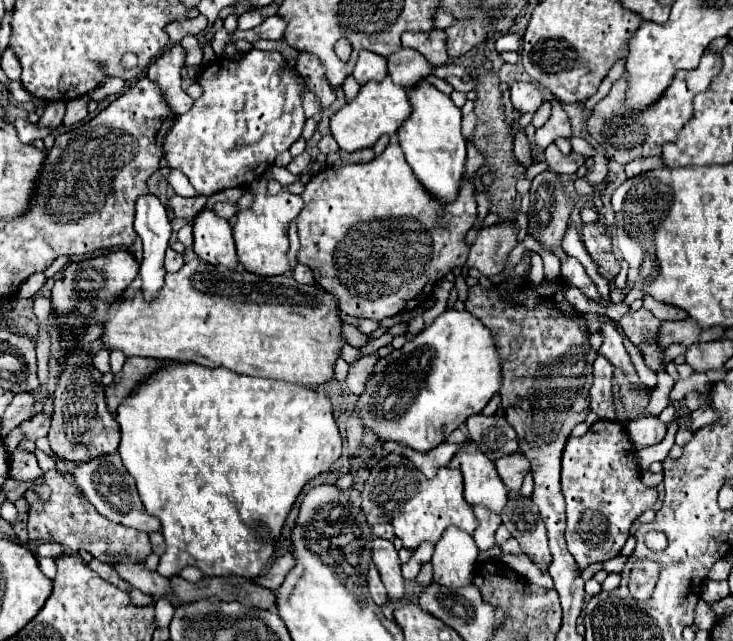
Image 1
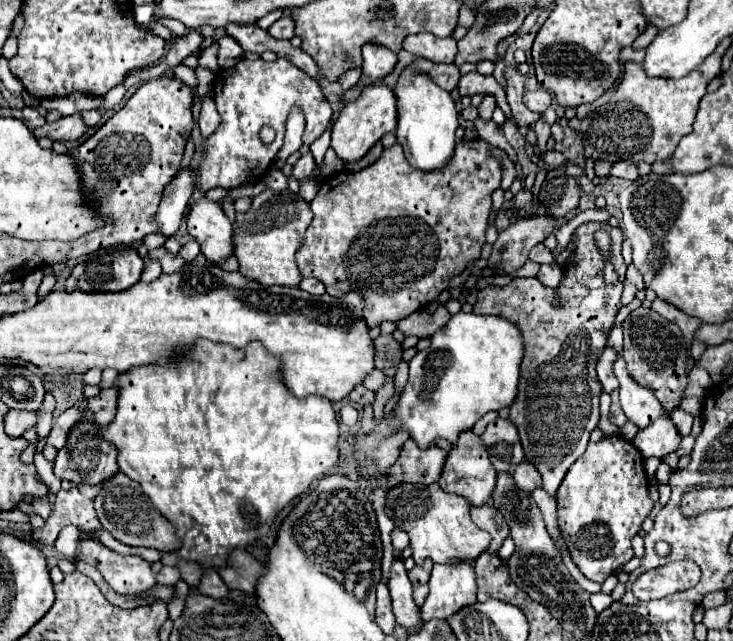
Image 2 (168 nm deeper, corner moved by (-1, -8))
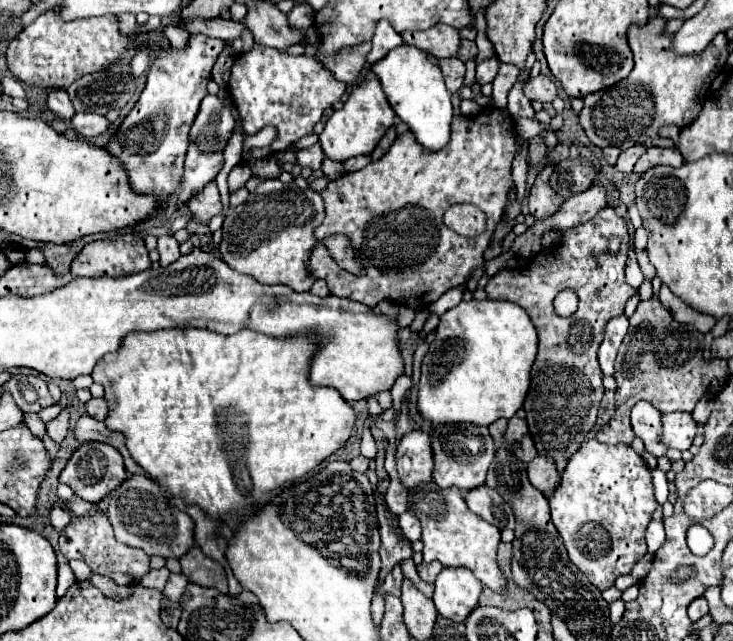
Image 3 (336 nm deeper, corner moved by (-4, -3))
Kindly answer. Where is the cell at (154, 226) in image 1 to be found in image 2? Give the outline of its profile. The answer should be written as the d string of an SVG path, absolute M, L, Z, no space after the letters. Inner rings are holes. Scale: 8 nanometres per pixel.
M185 168L179 176L175 176L167 184L167 188L163 192L163 200L159 204L159 210L153 216L161 236L171 238L179 230L179 224L181 224L181 218L183 218L183 212L187 208L191 194L193 194L191 168Z

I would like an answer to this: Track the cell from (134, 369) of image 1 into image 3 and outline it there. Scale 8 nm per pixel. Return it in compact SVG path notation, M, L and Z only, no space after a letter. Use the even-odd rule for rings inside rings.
M90 399L86 403L86 413L98 421L104 421L106 415L108 415L108 405L106 405L106 399Z

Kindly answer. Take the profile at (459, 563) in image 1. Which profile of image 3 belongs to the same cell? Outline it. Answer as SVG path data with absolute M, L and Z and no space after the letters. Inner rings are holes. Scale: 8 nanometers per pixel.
M444 567L436 577L434 605L438 613L450 621L464 623L466 615L478 605L478 597L482 593L482 583L470 569Z

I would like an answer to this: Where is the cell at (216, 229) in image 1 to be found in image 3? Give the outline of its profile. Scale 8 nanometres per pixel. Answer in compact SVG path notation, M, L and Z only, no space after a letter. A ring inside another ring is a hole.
M212 181L212 183L204 185L194 197L190 197L186 201L186 205L192 211L196 221L208 223L214 215L218 215L222 211L222 203L220 203L220 195L218 195L216 183Z

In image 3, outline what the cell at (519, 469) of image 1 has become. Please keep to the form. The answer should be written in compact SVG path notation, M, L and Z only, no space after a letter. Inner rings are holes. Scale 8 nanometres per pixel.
M538 455L536 459L532 459L528 463L528 479L536 489L548 491L548 489L554 489L558 485L560 475L558 475L556 463L552 459Z

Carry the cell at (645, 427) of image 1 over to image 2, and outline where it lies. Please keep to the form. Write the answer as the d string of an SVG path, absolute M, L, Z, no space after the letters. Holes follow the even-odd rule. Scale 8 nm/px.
M661 416L651 426L637 432L633 438L635 448L639 450L643 458L657 457L662 459L669 453L675 452L681 442L681 436L675 428L675 424Z

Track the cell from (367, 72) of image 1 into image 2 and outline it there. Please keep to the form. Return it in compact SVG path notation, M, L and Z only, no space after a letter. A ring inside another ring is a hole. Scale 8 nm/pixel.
M375 44L363 46L363 74L361 84L369 86L381 82L387 74L393 72L397 64L397 56L387 52L387 48L379 48Z

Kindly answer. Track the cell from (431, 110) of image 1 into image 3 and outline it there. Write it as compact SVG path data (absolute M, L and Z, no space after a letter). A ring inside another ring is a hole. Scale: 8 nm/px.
M402 43L372 65L372 71L380 79L388 103L392 105L394 113L408 123L410 131L414 131L418 143L430 151L442 149L450 139L450 121L452 121L452 103L450 91L444 85L442 71L438 65L430 61L430 57L416 45Z

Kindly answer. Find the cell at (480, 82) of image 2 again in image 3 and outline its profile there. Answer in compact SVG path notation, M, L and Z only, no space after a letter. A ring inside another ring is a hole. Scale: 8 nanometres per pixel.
M490 57L490 59L486 59L486 61L480 61L478 67L476 67L476 81L478 81L480 85L490 83L490 81L496 77L498 67L500 67L500 61L498 61L496 57Z

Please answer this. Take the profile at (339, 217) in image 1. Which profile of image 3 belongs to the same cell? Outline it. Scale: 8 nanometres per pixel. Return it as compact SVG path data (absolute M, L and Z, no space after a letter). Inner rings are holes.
M482 107L480 113L474 115L474 117L466 117L466 115L454 117L454 119L452 119L452 129L450 129L450 141L448 141L446 147L442 147L442 149L438 149L438 151L430 151L430 149L418 147L418 141L416 141L416 137L414 137L412 131L406 131L406 133L398 135L398 139L394 141L394 145L390 147L390 151L388 151L382 159L372 161L368 167L364 167L364 169L360 169L360 171L346 173L346 175L342 175L340 179L330 181L328 187L320 193L320 195L324 197L324 203L326 203L326 219L324 219L324 223L314 231L314 235L316 235L316 239L318 239L318 245L314 247L312 257L310 257L310 269L312 269L312 273L314 273L318 279L324 279L324 281L328 283L332 295L336 295L336 297L346 297L346 299L352 299L352 301L364 303L364 305L368 305L368 307L378 305L382 299L402 301L404 305L410 305L412 309L414 309L414 307L428 307L428 305L434 303L440 295L444 295L448 289L458 287L458 285L464 285L464 283L470 279L472 269L484 265L484 257L482 257L482 253L484 253L484 249L490 245L490 239L492 239L494 227L498 225L498 221L500 221L502 215L504 215L504 207L506 207L506 201L508 201L508 193L514 189L514 181L512 181L512 175L510 175L510 165L512 165L514 155L516 155L516 137L518 137L518 133L516 133L516 121L514 121L512 117L504 117L502 109L498 109L498 107ZM454 203L472 203L472 205L480 207L480 209L486 213L486 231L480 233L478 237L468 239L468 237L462 237L462 235L454 233L452 229L448 229L448 227L442 223L442 215L444 215L444 211L446 211L448 207L452 207ZM332 233L344 233L344 235L350 237L352 247L356 249L358 261L360 261L360 263L364 265L364 269L366 269L364 275L356 277L356 275L352 275L352 273L340 269L340 267L336 265L336 261L328 255L326 247L322 245L322 239L324 239L326 235L332 235Z

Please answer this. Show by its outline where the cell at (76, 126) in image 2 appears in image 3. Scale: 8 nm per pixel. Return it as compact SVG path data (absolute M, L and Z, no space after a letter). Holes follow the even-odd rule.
M76 113L72 119L72 127L82 137L98 137L108 131L110 121L96 113Z

